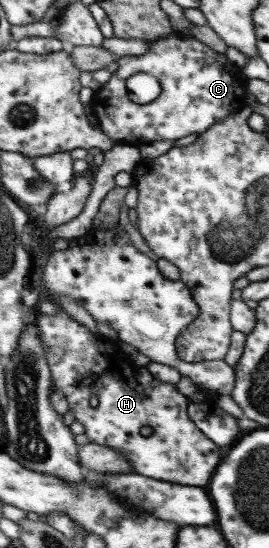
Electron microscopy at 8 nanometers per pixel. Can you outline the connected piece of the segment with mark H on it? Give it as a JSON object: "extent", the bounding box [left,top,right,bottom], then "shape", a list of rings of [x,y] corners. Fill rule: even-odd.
{"extent":[34,309,220,487],"shape":[[[63,309],[56,314],[42,314],[34,320],[45,349],[51,389],[64,395],[68,402],[67,411],[74,412],[74,421],[84,426],[84,434],[88,436],[90,442],[118,450],[130,462],[134,473],[180,485],[202,487],[208,483],[212,471],[220,461],[220,447],[196,429],[187,416],[188,398],[178,392],[174,384],[161,383],[156,379],[152,379],[149,384],[138,384],[134,373],[136,363],[131,361],[130,356],[126,358],[126,353],[112,344],[108,338],[98,332],[93,334],[70,318]],[[92,393],[98,395],[95,407],[88,406],[88,398]],[[140,427],[150,427],[150,435],[142,436]]]}

